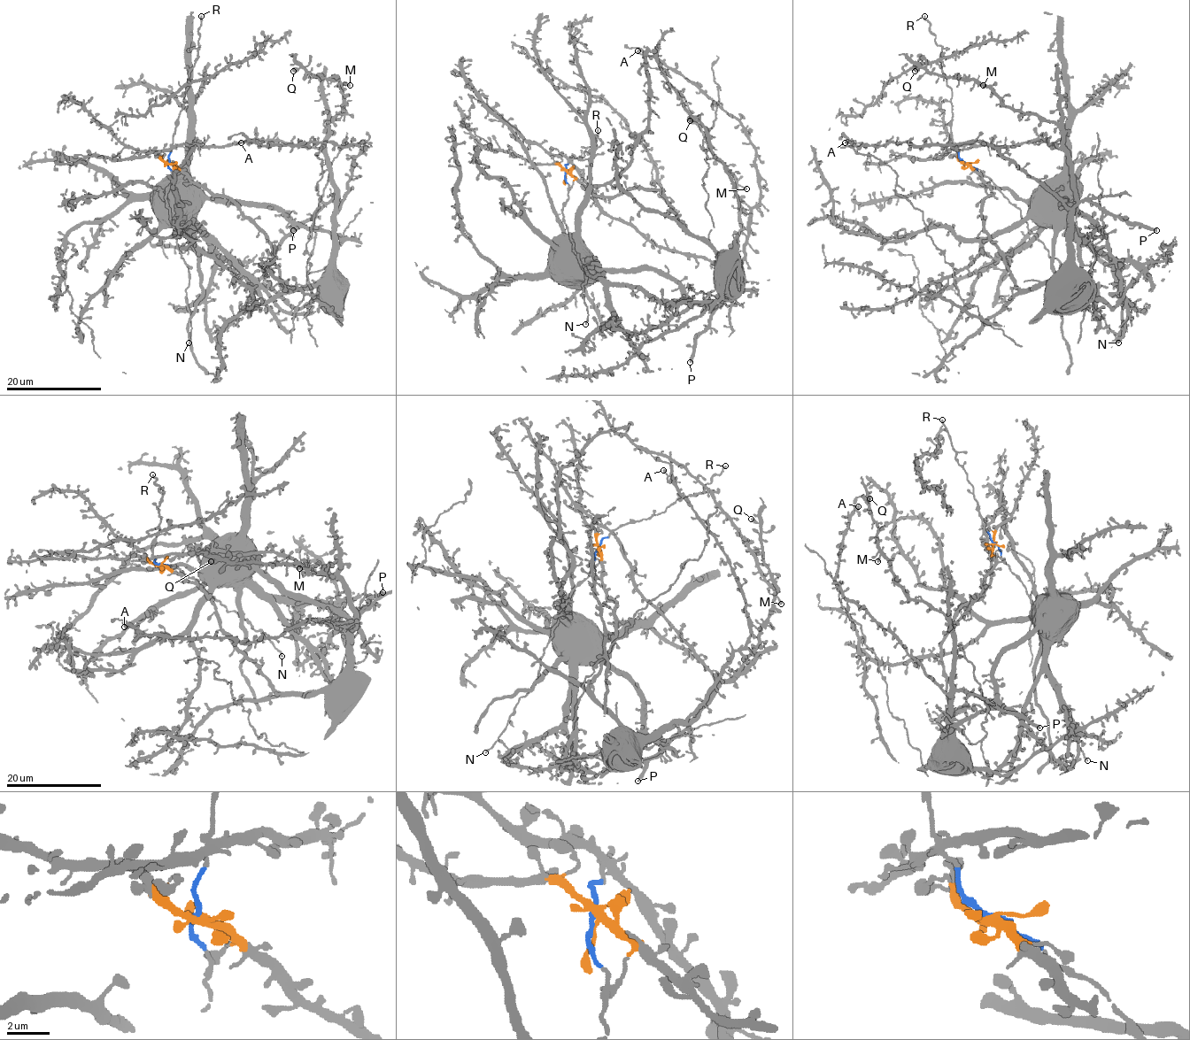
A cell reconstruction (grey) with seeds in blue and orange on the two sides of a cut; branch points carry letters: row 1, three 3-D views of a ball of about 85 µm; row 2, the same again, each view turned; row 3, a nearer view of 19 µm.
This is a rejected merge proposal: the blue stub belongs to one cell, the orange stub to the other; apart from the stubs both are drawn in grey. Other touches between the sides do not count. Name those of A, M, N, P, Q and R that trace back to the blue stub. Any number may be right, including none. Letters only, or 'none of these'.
N, R

